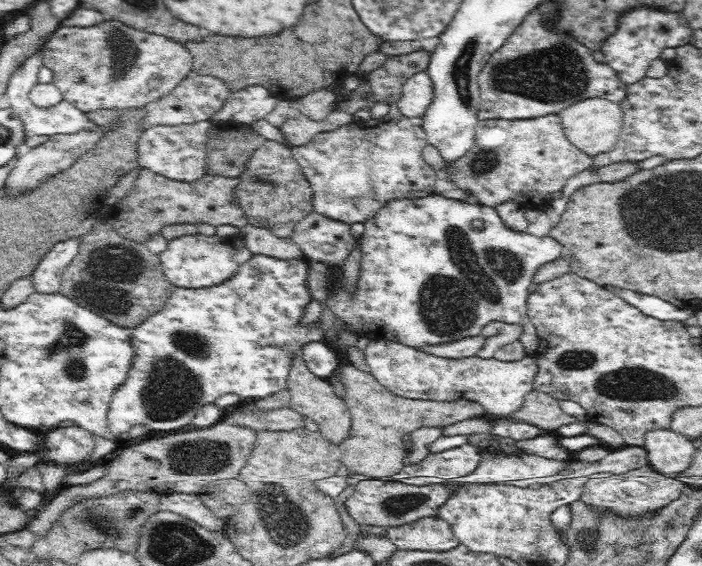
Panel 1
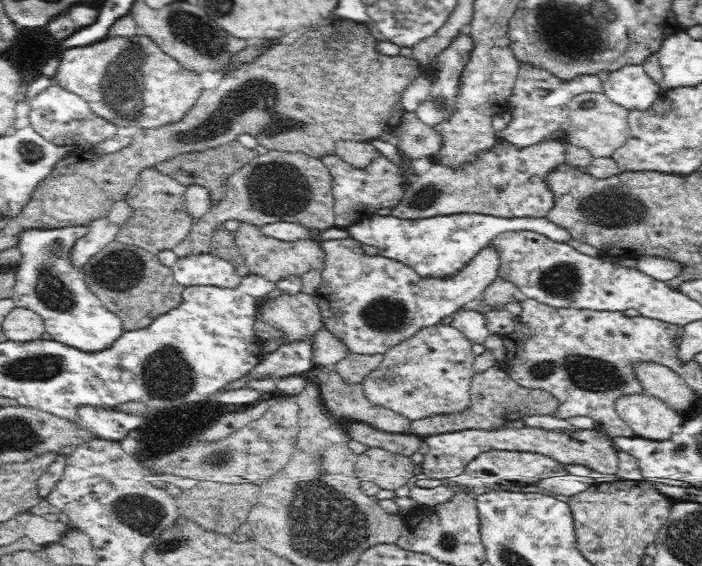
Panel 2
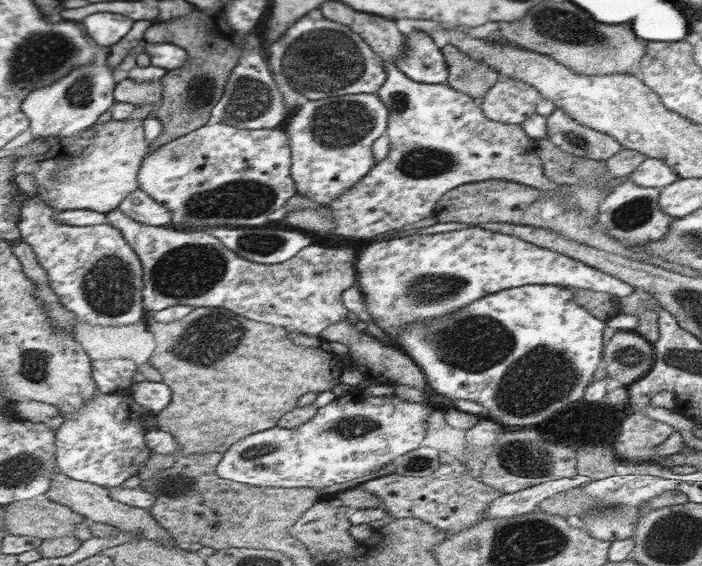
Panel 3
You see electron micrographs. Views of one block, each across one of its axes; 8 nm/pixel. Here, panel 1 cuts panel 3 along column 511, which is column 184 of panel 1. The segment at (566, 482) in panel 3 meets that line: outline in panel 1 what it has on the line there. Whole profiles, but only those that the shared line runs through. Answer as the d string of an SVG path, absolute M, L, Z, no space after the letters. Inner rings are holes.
M170 493L161 495L161 511L180 514L208 531L224 532L225 519L216 517L201 501L199 494Z

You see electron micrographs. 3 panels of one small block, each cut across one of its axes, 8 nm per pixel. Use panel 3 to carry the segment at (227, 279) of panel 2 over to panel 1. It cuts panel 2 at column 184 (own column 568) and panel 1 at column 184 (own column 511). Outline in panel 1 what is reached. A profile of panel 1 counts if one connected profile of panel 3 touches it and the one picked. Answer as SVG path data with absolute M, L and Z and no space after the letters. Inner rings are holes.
M192 233L167 241L166 250L159 254L159 266L173 288L206 288L230 280L238 267L252 255L247 248L232 248L224 237Z

